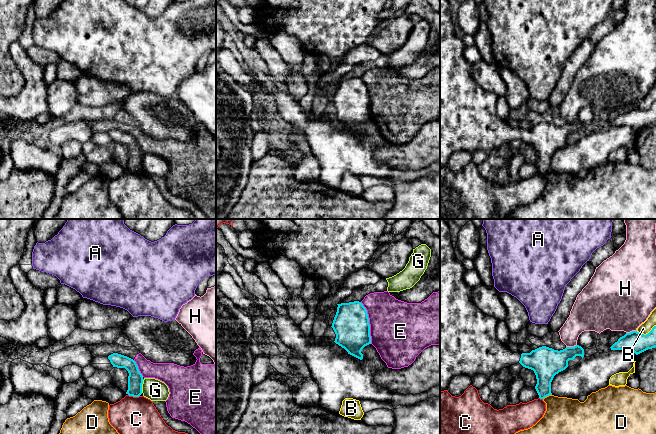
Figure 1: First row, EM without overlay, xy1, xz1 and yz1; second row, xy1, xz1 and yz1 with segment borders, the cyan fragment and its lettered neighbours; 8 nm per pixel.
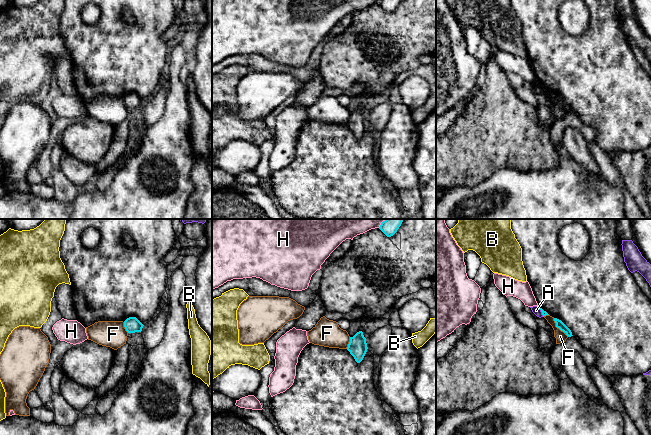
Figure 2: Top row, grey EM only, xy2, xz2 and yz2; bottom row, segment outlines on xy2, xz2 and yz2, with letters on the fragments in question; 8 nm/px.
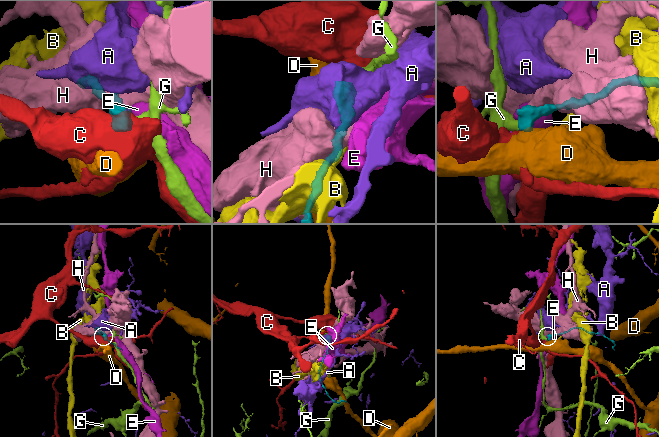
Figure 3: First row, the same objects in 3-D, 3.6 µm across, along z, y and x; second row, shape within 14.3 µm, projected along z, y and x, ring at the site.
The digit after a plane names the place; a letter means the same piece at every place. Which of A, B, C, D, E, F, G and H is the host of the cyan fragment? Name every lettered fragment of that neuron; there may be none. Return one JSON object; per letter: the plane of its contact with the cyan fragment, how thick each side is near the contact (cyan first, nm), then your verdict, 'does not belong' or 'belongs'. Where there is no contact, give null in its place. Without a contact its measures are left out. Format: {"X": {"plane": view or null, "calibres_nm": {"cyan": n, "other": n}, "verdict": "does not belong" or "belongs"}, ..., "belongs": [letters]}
{"A": {"plane": "yz2", "calibres_nm": {"cyan": 50, "other": 70}, "verdict": "does not belong"}, "B": {"plane": "yz1", "calibres_nm": {"cyan": 160, "other": 90}, "verdict": "does not belong"}, "C": {"plane": "xy1", "calibres_nm": {"cyan": 130, "other": 300}, "verdict": "does not belong"}, "D": {"plane": "yz1", "calibres_nm": {"cyan": 220, "other": 300}, "verdict": "does not belong"}, "E": {"plane": "xz1", "calibres_nm": {"cyan": 280, "other": 460}, "verdict": "does not belong"}, "F": {"plane": "yz2", "calibres_nm": {"cyan": 60, "other": 90}, "verdict": "does not belong"}, "G": {"plane": "xy1", "calibres_nm": {"cyan": 130, "other": 170}, "verdict": "does not belong"}, "H": {"plane": "yz1", "calibres_nm": {"cyan": 160, "other": 460}, "verdict": "does not belong"}, "belongs": []}

